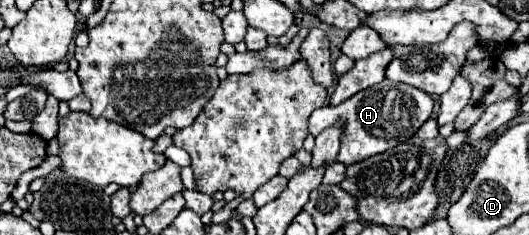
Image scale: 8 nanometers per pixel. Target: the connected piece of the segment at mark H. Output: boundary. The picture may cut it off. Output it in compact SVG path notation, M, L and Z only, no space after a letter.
M384 80L368 90L362 90L360 94L354 94L340 106L316 108L310 114L308 132L312 136L318 136L330 124L334 124L336 120L342 120L344 130L340 136L342 146L338 152L338 160L342 164L350 166L350 164L356 164L370 156L382 154L382 152L410 140L418 132L418 128L430 118L432 110L434 110L434 100L426 92L422 92L414 86L408 86L408 84Z

